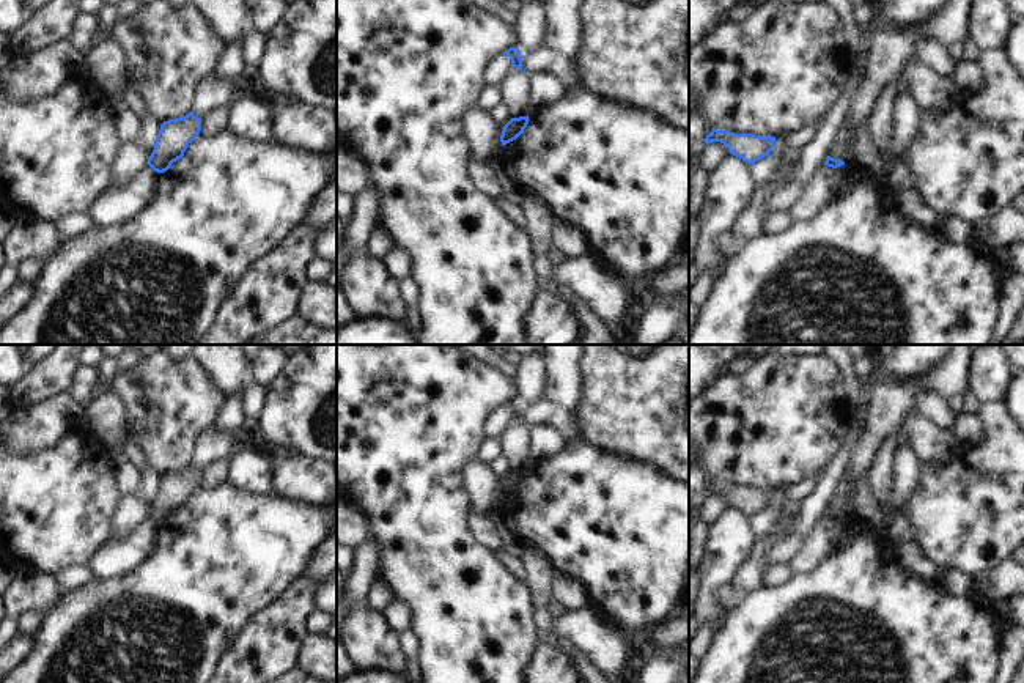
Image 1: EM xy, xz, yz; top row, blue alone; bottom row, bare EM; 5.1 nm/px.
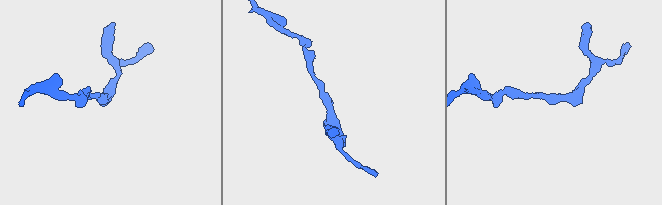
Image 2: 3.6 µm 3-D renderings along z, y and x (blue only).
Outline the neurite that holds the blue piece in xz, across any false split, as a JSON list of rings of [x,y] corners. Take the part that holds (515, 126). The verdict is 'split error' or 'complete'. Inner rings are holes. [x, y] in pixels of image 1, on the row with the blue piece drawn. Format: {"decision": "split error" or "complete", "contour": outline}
{"decision": "complete", "contour": [[[529,115],[527,116],[519,116],[519,118],[511,118],[503,126],[503,131],[502,131],[502,135],[500,135],[502,145],[505,146],[506,143],[516,140],[524,132],[527,124],[529,124]]]}

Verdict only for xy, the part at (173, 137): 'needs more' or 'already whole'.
already whole

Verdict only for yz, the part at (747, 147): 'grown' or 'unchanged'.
unchanged

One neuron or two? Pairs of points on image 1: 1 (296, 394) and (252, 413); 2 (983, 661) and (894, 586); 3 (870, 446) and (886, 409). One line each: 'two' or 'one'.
1: two
2: one
3: one

